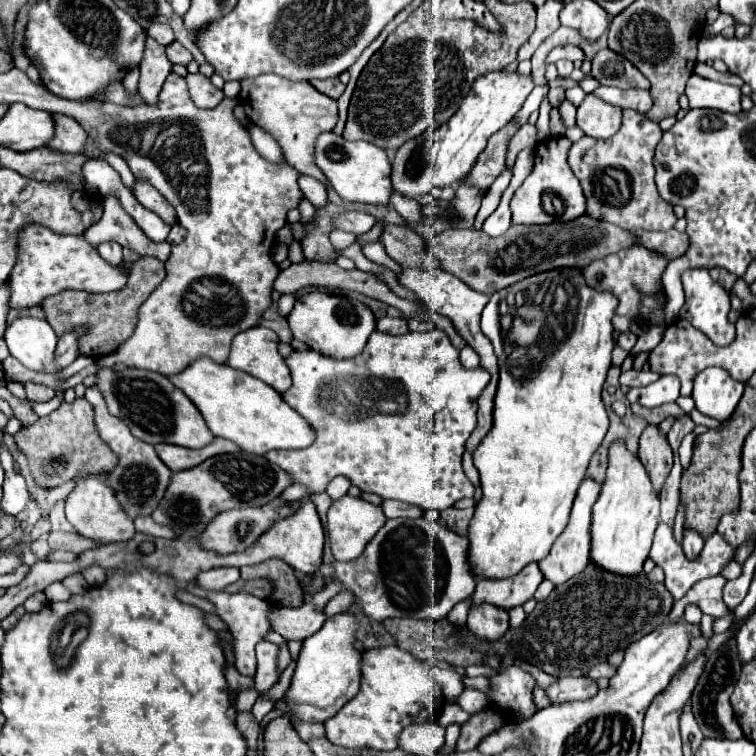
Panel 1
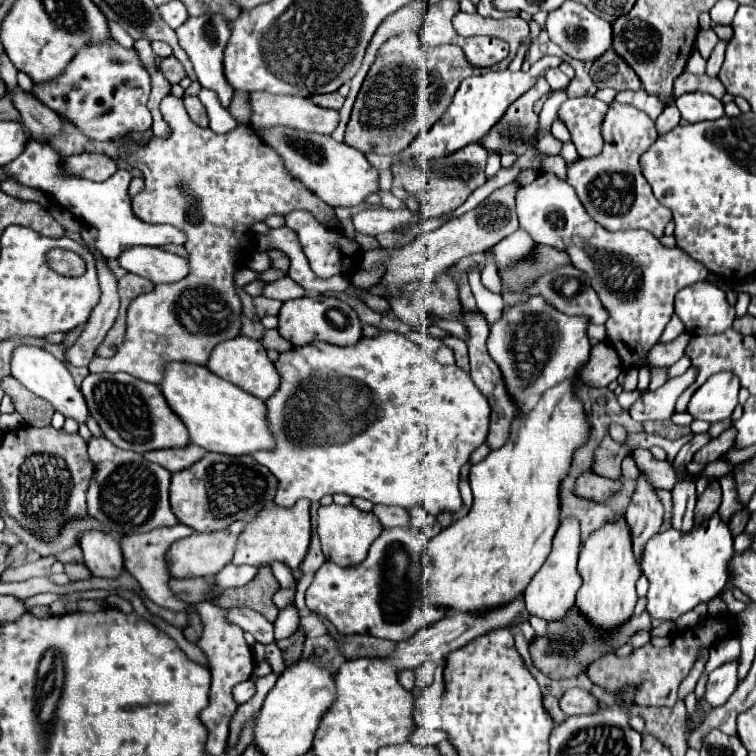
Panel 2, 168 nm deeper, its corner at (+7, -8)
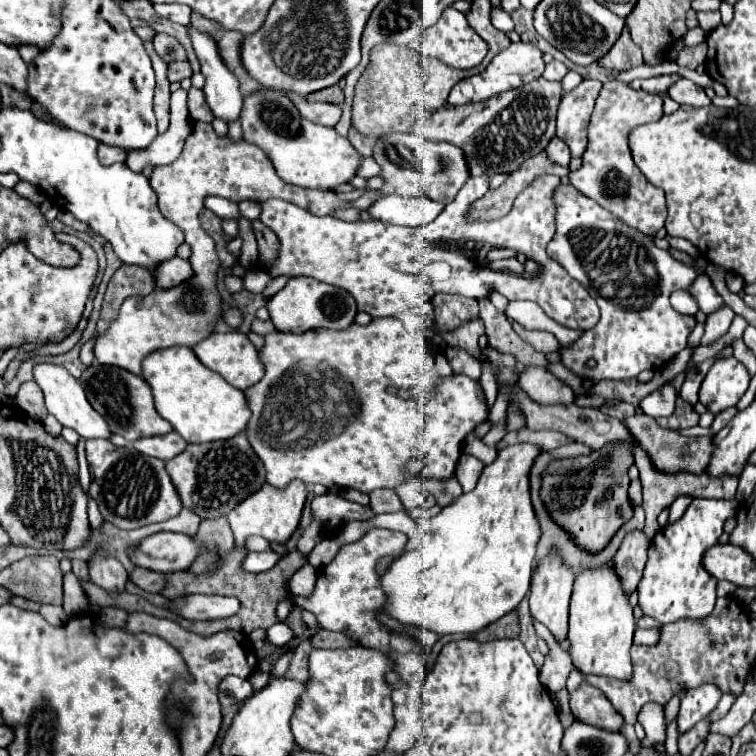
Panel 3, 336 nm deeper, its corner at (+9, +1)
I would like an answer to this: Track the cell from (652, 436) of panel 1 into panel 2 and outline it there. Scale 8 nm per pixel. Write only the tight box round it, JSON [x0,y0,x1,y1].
[625,476,663,564]

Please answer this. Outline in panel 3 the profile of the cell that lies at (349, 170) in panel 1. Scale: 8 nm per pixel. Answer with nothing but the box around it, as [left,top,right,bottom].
[241,87,363,191]

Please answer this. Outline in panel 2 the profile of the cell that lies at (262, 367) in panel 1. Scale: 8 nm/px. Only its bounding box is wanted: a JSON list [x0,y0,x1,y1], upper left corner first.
[205,336,279,400]

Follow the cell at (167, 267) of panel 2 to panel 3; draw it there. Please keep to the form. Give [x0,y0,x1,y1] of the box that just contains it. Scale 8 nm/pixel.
[153,257,191,289]

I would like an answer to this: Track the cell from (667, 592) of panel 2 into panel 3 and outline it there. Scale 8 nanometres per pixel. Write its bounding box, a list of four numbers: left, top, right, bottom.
[639,499,737,623]

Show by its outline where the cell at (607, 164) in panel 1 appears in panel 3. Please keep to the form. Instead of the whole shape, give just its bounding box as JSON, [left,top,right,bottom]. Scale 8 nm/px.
[569,81,667,237]

